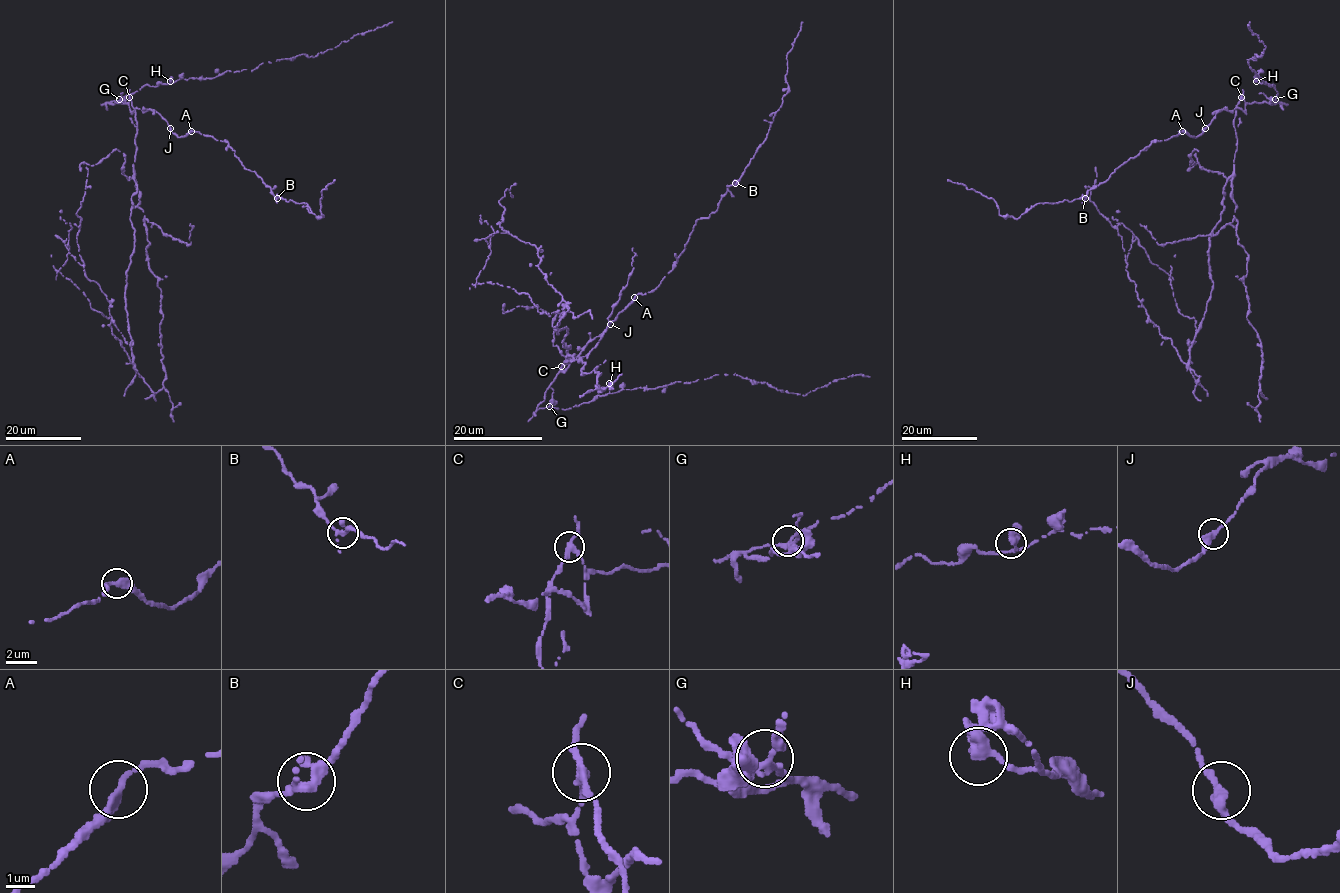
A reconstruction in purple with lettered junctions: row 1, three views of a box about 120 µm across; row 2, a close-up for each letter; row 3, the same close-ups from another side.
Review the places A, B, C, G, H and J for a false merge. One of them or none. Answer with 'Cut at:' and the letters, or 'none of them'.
Cut at: C

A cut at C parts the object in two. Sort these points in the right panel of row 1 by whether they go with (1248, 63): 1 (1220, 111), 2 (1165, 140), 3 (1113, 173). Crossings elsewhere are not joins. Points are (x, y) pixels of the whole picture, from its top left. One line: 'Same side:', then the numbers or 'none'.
Same side: 1, 2, 3

